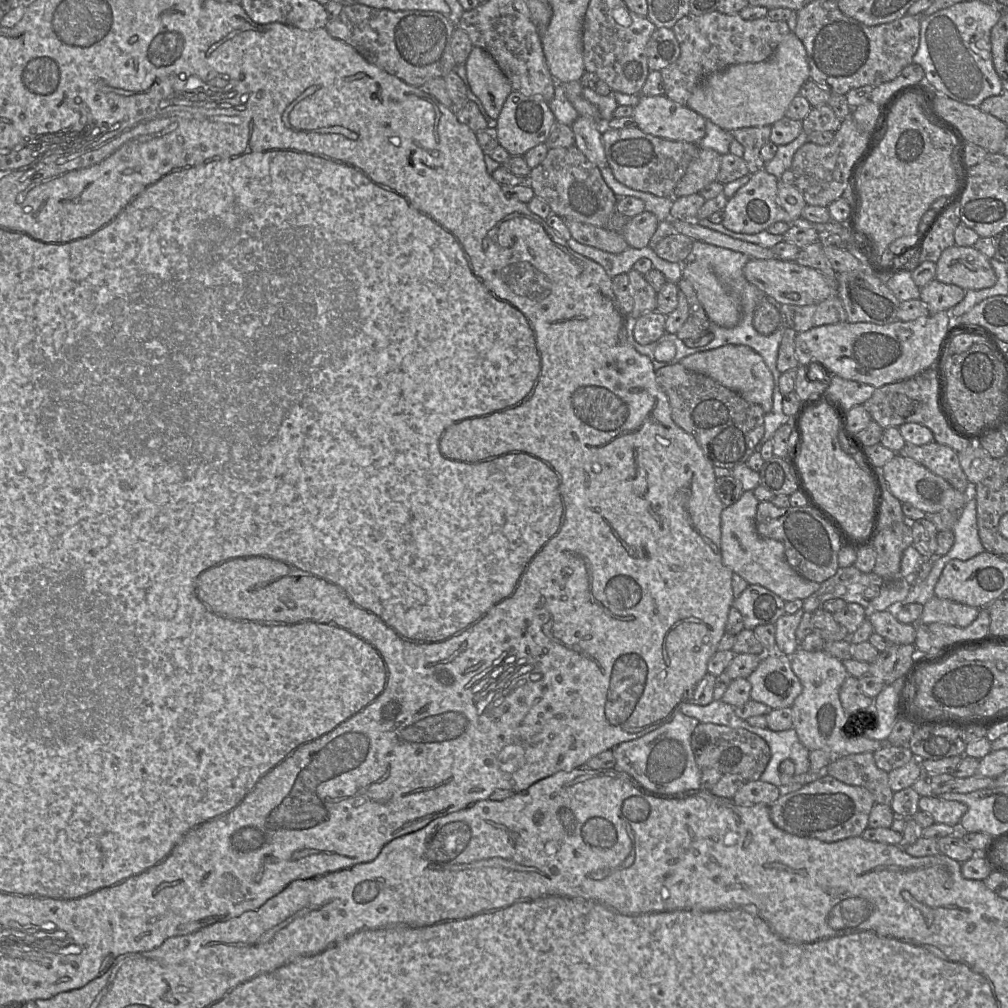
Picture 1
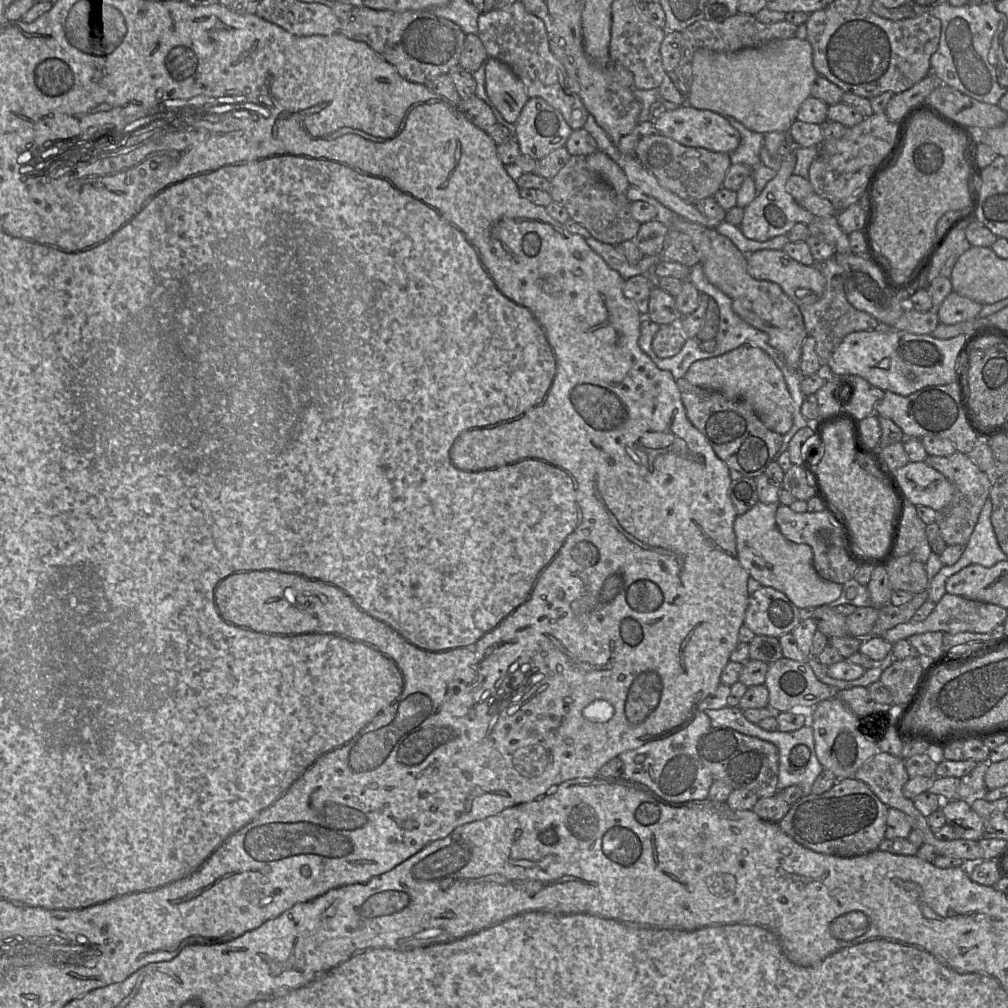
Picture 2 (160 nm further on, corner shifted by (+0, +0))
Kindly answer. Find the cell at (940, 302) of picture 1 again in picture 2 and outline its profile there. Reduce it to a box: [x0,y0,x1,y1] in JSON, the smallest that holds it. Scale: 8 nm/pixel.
[937,291,982,325]

